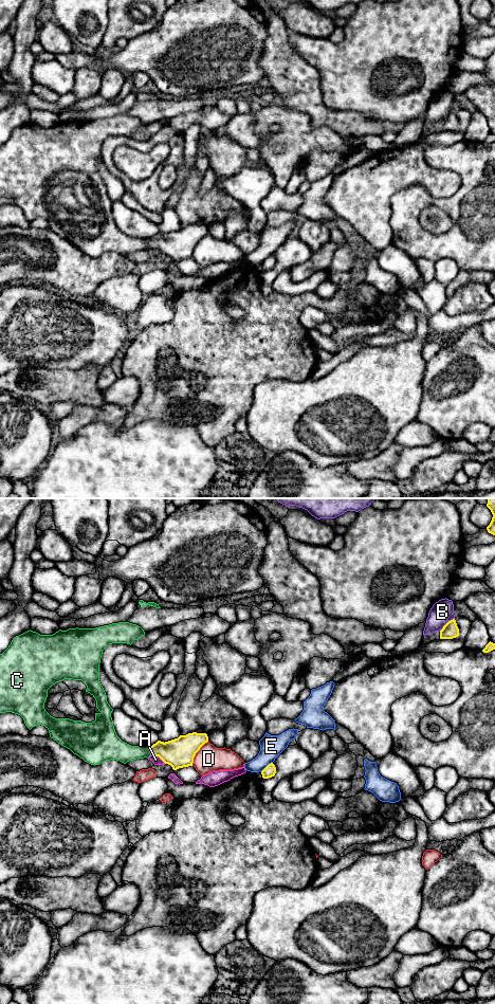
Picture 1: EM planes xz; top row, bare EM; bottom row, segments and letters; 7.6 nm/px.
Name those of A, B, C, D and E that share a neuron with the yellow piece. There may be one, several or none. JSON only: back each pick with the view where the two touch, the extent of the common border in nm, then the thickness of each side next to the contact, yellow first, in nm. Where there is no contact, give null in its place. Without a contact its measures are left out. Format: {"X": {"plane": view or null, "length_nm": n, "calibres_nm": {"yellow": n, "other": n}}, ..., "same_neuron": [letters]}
{"C": {"plane": "xz", "length_nm": 70, "calibres_nm": {"yellow": 220, "other": 150}}, "same_neuron": ["C"]}

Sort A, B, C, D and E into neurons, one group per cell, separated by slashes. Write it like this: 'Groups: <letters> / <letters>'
Groups: A / B / C / D / E

